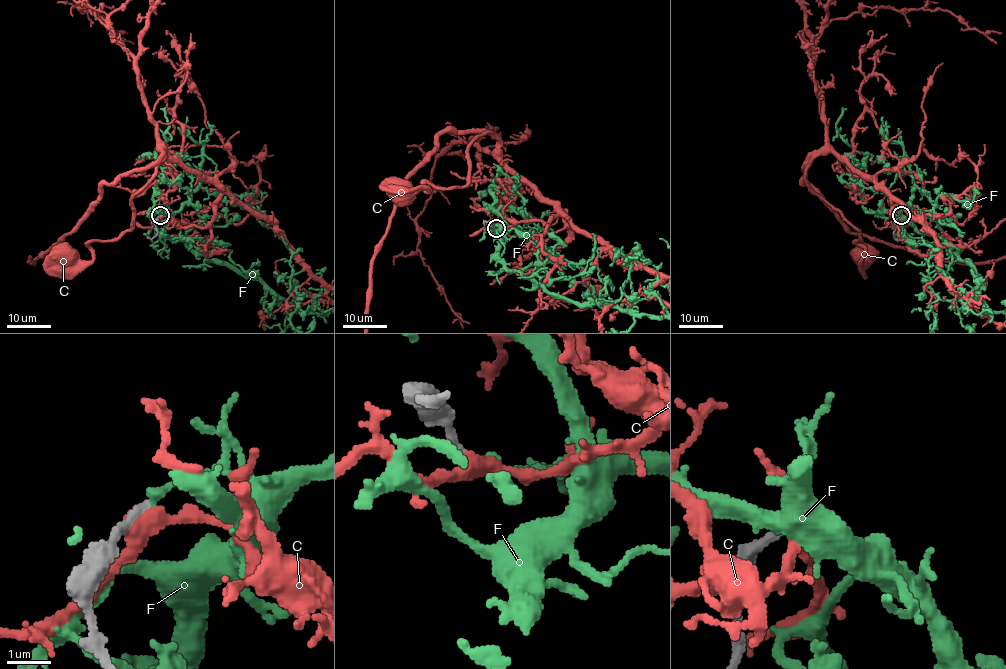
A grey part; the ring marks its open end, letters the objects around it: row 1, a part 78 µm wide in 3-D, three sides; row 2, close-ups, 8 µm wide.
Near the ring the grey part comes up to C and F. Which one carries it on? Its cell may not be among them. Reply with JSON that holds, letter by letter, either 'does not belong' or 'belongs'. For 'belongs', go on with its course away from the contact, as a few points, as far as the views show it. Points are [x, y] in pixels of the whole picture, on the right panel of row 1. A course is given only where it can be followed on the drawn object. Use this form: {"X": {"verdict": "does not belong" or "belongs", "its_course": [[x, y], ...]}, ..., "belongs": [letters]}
{"C": {"verdict": "does not belong"}, "F": {"verdict": "does not belong"}, "belongs": []}

